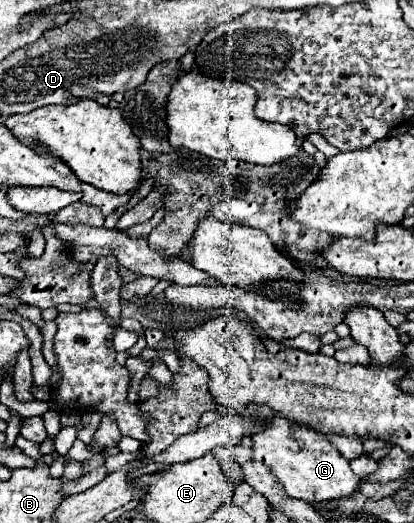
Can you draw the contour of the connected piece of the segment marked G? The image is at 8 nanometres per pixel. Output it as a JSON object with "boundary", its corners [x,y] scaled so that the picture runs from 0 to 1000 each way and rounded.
{"boundary":[[[657,799],[633,830],[609,834],[609,876],[633,883],[681,925],[700,952],[725,952],[749,964],[787,964],[845,948],[870,914],[845,899],[841,880],[778,830],[744,815],[700,815],[691,799]]]}

